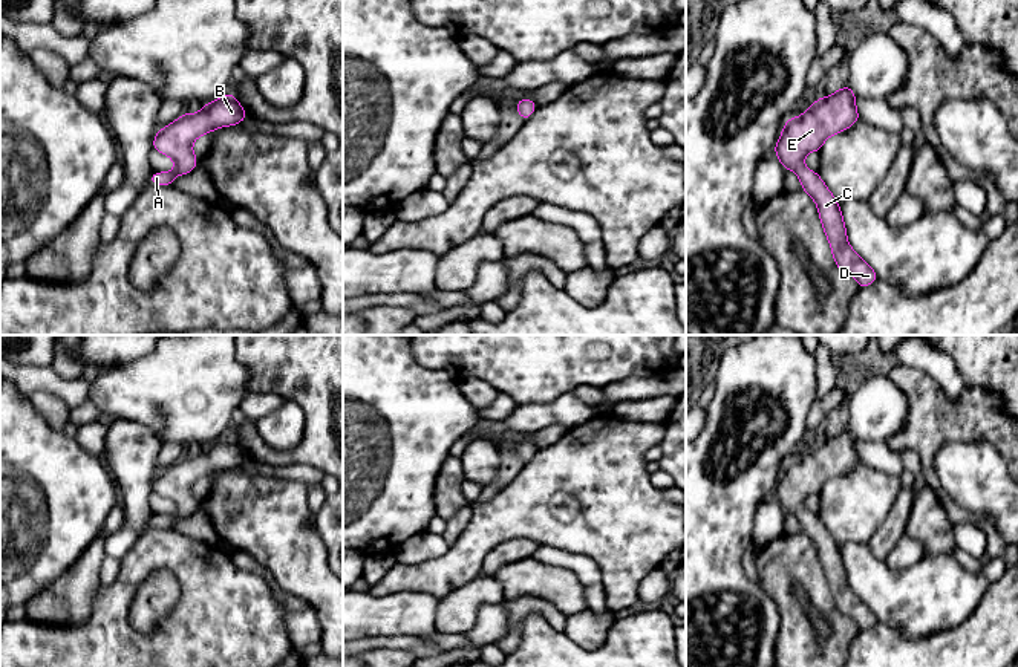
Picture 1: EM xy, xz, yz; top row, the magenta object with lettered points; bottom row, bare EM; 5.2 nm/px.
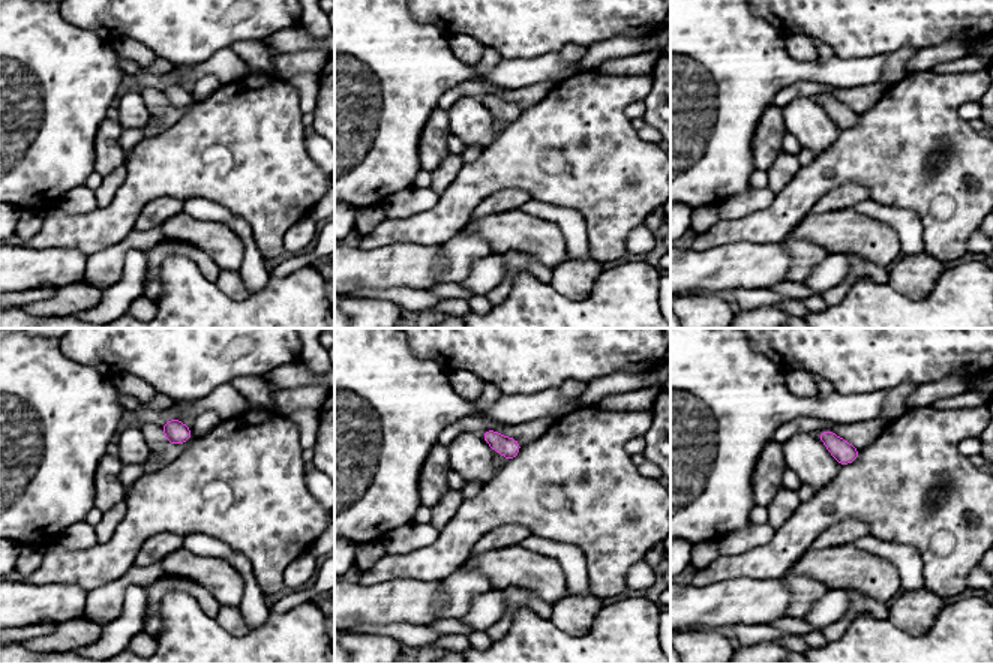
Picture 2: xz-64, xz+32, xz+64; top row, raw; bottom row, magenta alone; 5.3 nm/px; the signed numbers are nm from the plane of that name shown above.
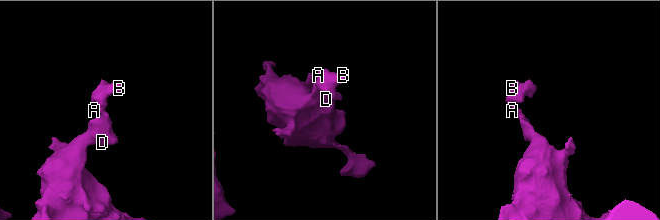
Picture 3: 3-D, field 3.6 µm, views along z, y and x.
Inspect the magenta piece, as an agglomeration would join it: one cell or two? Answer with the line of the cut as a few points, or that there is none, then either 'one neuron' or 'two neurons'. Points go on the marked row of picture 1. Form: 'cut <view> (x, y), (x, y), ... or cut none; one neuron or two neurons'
cut none; one neuron

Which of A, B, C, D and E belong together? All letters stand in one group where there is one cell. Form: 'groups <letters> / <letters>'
groups A B C D E

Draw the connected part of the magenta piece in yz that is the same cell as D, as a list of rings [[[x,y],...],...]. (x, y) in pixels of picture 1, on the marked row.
[[[845,86],[830,96],[817,98],[801,116],[787,119],[775,153],[785,170],[796,173],[802,190],[816,202],[837,268],[850,274],[860,288],[865,288],[877,280],[877,274],[850,246],[836,197],[821,176],[804,165],[810,151],[821,151],[827,138],[848,130],[859,119],[856,93]]]

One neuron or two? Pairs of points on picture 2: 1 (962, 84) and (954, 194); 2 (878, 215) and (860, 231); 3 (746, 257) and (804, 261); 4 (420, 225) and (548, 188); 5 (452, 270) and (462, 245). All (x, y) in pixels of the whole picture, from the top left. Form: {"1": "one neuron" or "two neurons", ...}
{"1": "one neuron", "2": "two neurons", "3": "two neurons", "4": "one neuron", "5": "one neuron"}

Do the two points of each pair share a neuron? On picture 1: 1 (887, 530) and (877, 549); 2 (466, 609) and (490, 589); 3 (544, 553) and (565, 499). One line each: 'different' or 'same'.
1: same
2: same
3: different

